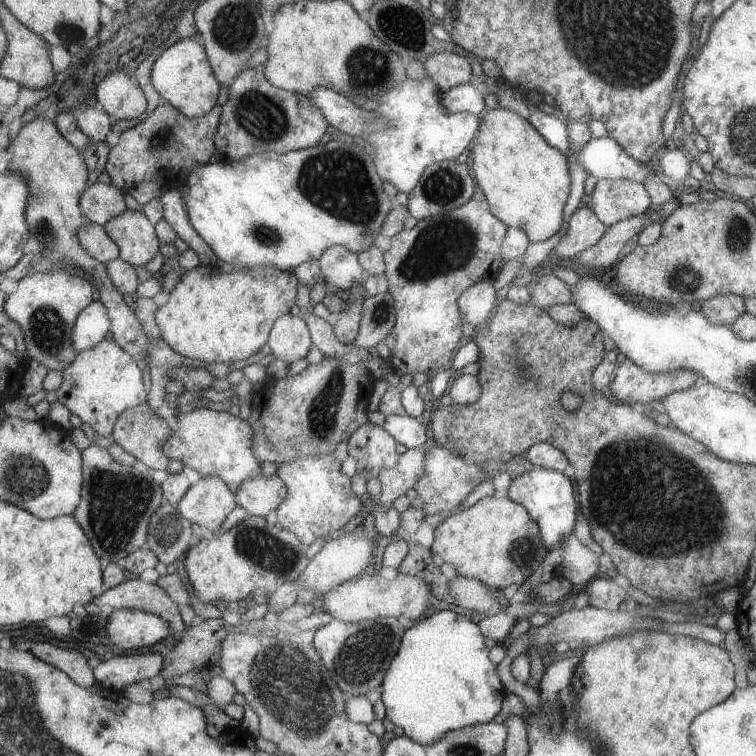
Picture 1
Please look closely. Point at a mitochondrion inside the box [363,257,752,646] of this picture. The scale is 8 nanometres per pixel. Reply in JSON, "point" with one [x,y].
{"point":[631,485]}

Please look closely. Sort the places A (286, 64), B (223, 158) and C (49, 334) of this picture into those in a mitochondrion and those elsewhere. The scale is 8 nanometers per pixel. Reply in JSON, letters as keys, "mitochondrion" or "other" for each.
{"A":"other","B":"other","C":"mitochondrion"}

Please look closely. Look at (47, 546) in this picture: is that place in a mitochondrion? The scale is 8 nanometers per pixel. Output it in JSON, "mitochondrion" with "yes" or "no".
{"mitochondrion":"no"}

